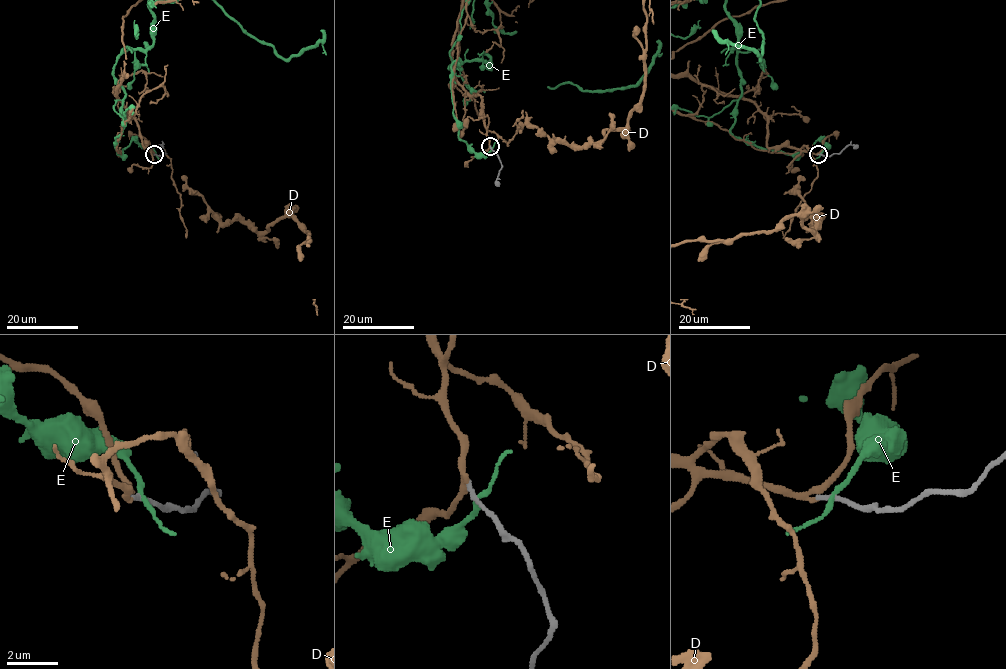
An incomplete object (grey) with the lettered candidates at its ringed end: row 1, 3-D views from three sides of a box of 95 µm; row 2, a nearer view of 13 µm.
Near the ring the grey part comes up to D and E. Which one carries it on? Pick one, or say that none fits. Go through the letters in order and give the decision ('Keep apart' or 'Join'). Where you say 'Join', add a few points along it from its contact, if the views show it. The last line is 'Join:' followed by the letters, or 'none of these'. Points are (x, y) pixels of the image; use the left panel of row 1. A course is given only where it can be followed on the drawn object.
D: Join. Its course: (154, 154), (117, 97), (124, 76), (136, 74), (139, 86), (126, 59), (123, 17)
E: Keep apart
Join: D

